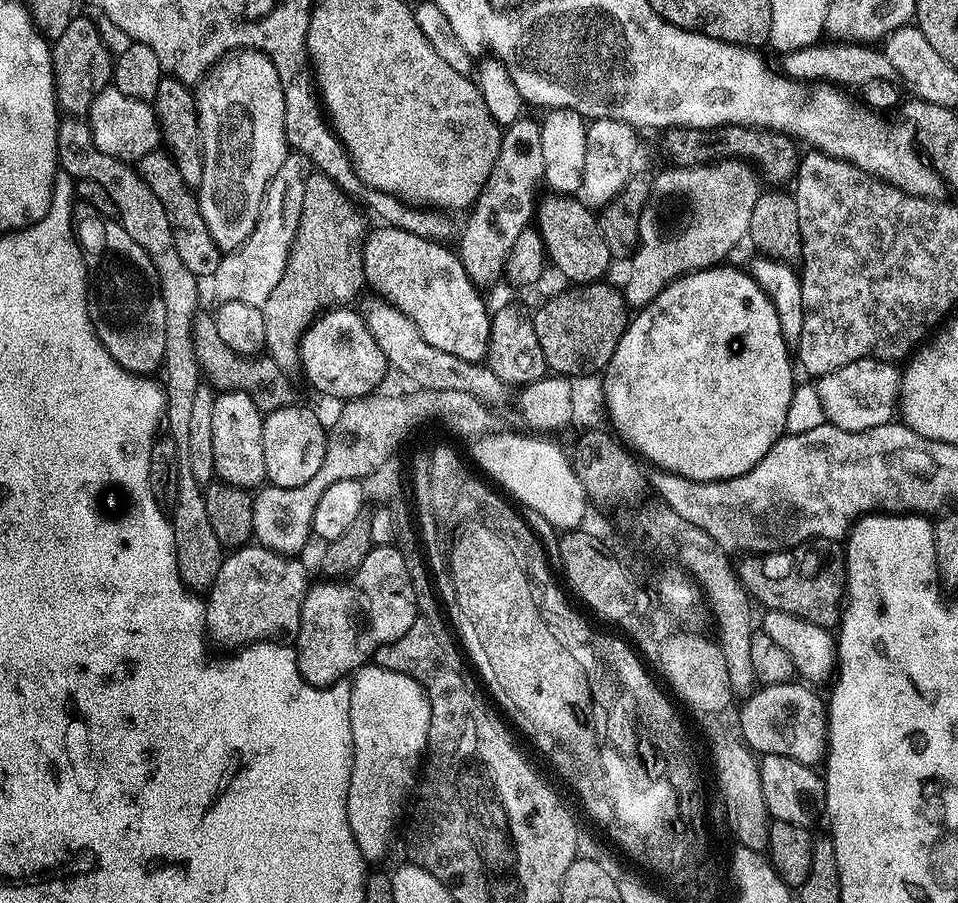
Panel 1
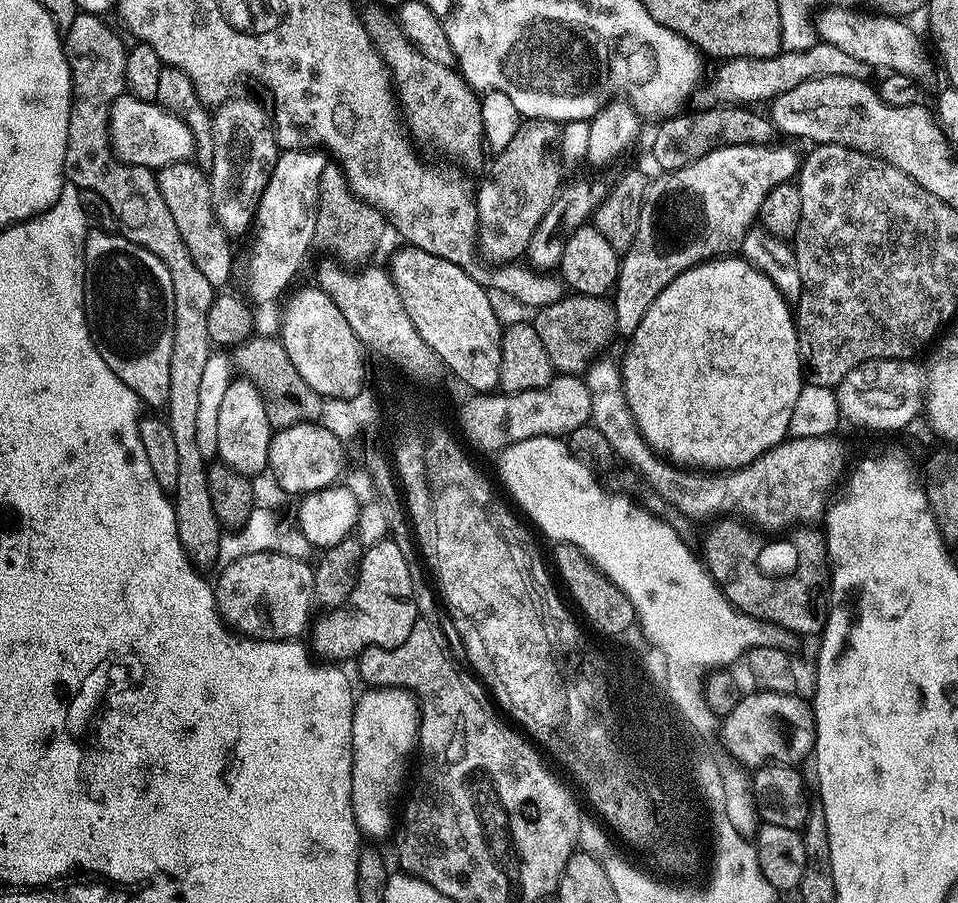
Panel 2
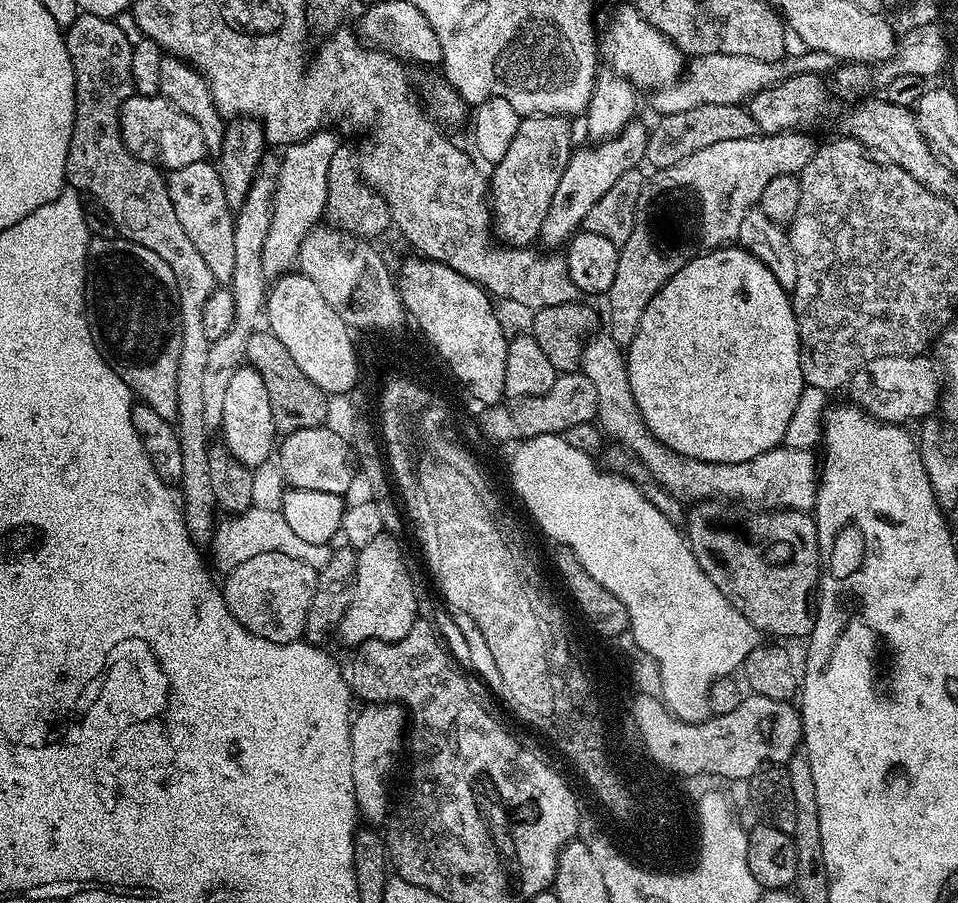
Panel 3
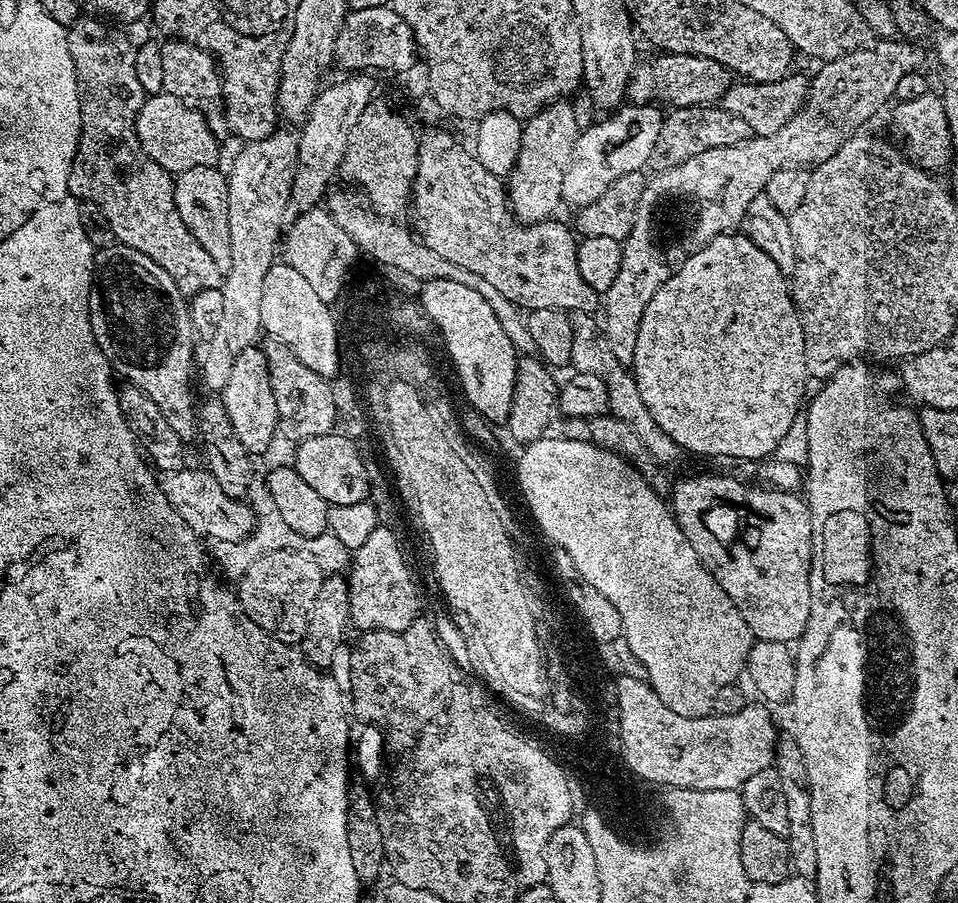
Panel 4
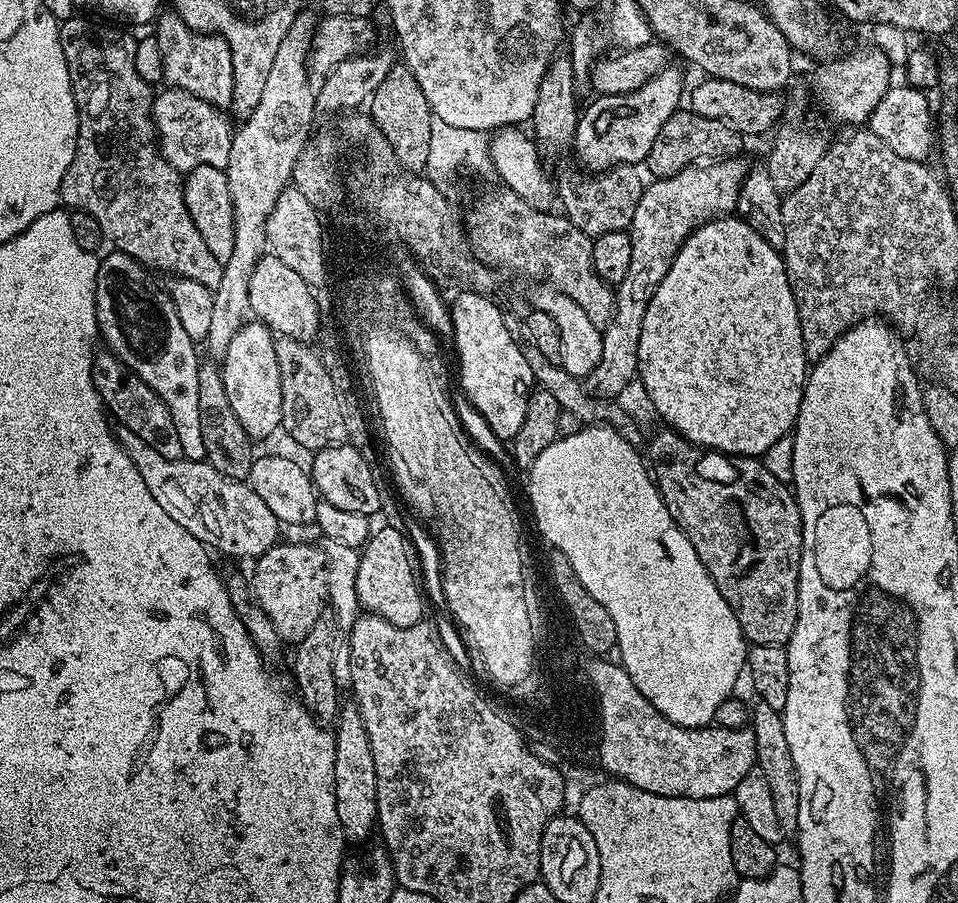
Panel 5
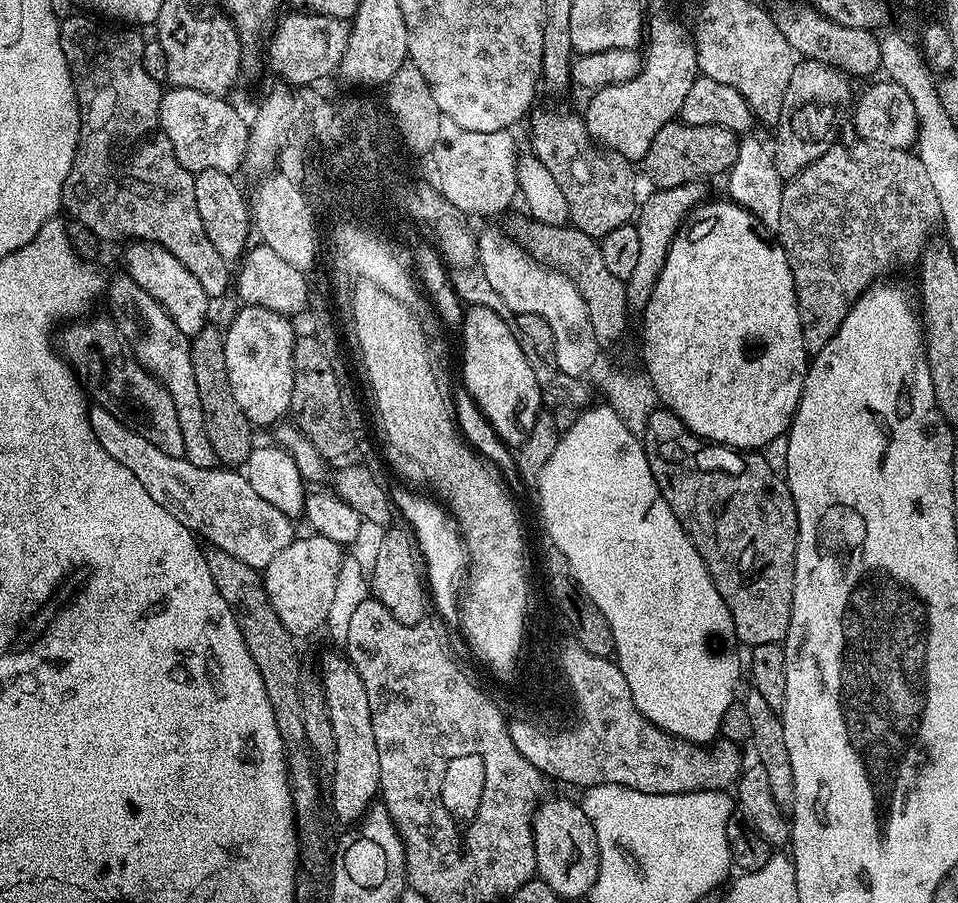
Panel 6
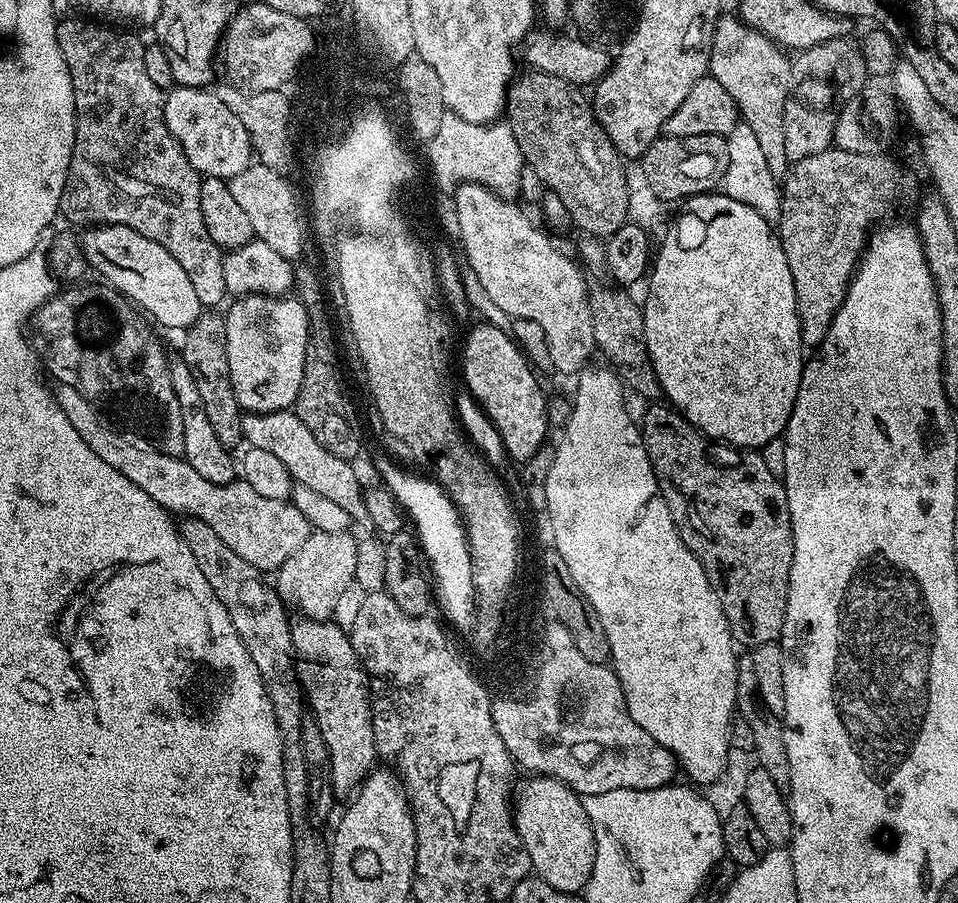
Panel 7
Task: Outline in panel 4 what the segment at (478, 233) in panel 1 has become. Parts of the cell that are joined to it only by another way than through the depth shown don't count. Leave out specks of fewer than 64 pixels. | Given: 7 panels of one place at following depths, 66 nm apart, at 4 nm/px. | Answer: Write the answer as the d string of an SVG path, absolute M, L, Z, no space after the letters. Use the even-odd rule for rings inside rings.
M564 98L544 105L523 121L521 149L506 177L508 203L521 224L537 224L557 215L556 207L562 204L562 174L570 163L570 154L580 130L573 105Z

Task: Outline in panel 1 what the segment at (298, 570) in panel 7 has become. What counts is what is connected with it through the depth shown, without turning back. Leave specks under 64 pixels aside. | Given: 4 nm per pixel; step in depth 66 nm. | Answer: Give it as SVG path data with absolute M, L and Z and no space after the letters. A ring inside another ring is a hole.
M249 542L242 548L229 551L222 562L222 570L218 570L218 578L214 578L212 587L206 593L204 626L207 635L220 644L235 646L272 642L277 638L294 638L300 632L304 595L309 587L308 572L300 558L289 558L279 552L272 552L259 542Z

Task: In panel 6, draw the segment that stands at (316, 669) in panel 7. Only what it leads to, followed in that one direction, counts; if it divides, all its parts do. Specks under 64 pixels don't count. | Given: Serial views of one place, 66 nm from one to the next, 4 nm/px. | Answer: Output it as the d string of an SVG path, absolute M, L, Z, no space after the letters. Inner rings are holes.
M331 650L320 660L318 677L324 688L326 710L329 711L331 729L334 730L334 770L330 775L332 789L326 796L332 799L332 812L344 826L355 825L368 809L377 803L380 795L380 771L378 770L378 746L374 743L374 726L370 722L370 701L366 698L366 686L358 678L358 670L349 662L347 655L340 650Z

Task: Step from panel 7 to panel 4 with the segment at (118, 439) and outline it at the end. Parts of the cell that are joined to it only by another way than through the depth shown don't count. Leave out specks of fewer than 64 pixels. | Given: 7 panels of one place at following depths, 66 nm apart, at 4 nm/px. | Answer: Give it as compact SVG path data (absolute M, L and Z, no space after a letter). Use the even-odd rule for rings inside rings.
M185 466L179 472L169 472L160 480L160 488L170 506L201 538L211 541L240 541L253 531L256 514L249 503L230 498L218 482L203 467Z

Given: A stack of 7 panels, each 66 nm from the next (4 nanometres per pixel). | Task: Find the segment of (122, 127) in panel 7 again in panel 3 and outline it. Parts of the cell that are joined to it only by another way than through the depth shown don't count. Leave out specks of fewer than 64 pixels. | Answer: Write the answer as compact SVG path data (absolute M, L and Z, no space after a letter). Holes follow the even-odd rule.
M86 12L77 15L75 22L64 32L76 83L76 117L68 143L64 175L71 187L83 190L105 207L113 227L123 239L146 246L146 250L158 254L158 258L162 258L174 273L180 326L174 397L174 427L178 448L182 450L182 474L178 487L184 495L182 515L188 536L193 544L208 546L217 528L218 509L214 490L210 490L210 444L204 441L206 429L202 418L202 370L206 366L210 343L206 330L202 330L202 306L218 285L202 254L198 254L186 230L182 230L178 223L178 214L174 214L174 206L170 203L165 173L124 149L120 137L120 108L134 92L130 74L133 41L128 40L127 34L116 23L115 19Z

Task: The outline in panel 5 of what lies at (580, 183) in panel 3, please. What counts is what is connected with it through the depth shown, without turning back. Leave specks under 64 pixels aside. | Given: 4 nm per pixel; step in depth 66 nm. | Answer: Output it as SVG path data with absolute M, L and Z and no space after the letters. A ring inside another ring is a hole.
M663 68L641 89L632 93L597 95L583 109L580 121L576 124L574 153L584 170L599 174L609 168L617 168L619 164L639 165L647 161L650 146L654 146L654 138L658 138L658 130L662 130L670 114L681 107L680 95L684 92L684 80L673 68Z

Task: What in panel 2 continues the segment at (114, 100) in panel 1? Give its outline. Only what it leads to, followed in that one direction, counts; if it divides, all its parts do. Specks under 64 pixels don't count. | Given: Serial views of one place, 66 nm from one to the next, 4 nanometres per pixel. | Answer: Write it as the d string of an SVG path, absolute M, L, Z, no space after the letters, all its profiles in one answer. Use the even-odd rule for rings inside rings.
M127 94L119 96L112 104L108 114L108 139L113 152L122 162L134 166L146 166L153 170L159 170L167 164L179 164L193 159L193 138L190 130L174 114L170 114L165 108L150 100L139 100Z

